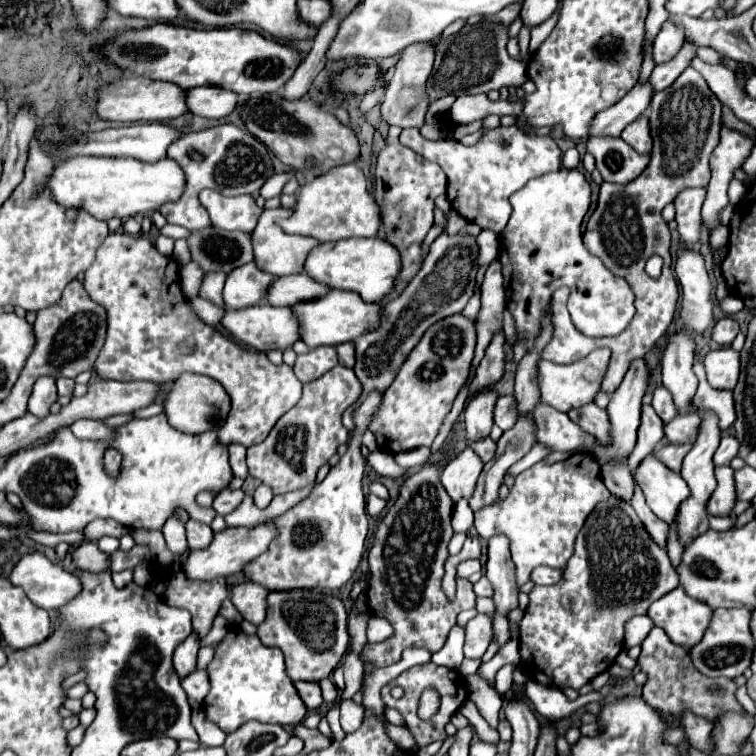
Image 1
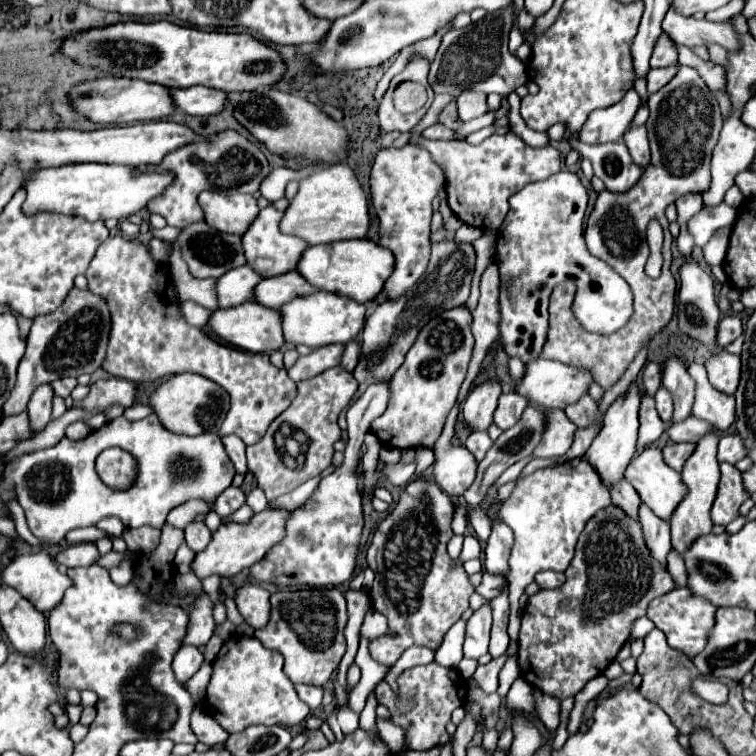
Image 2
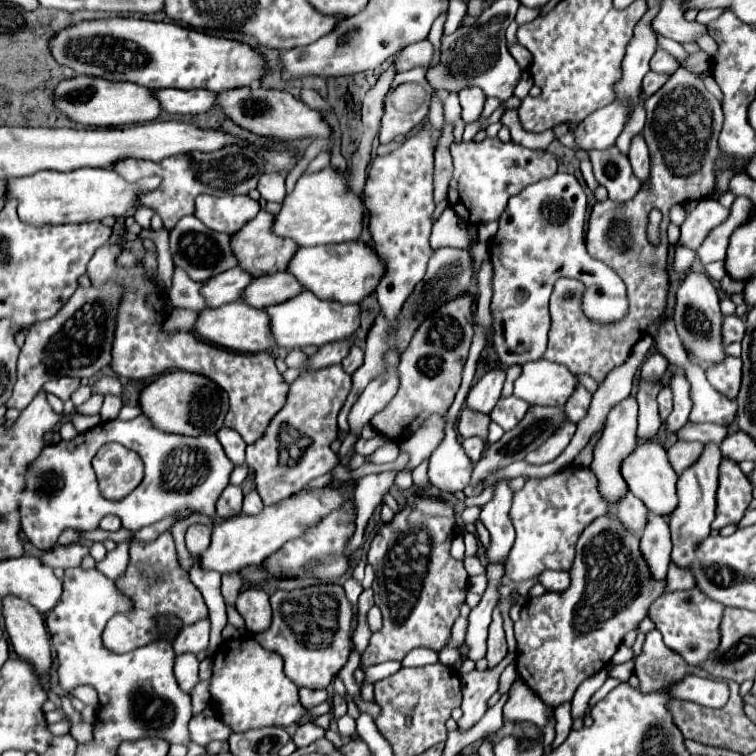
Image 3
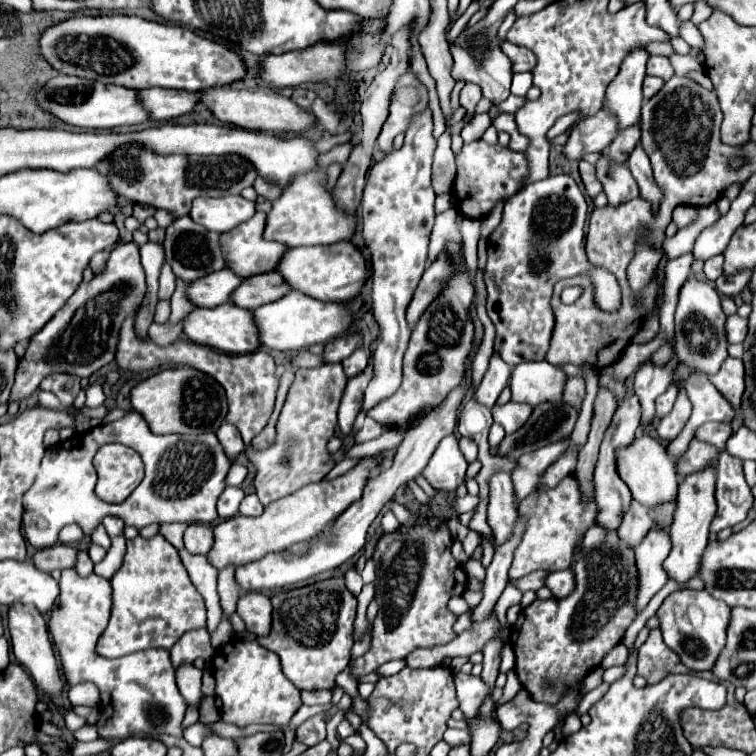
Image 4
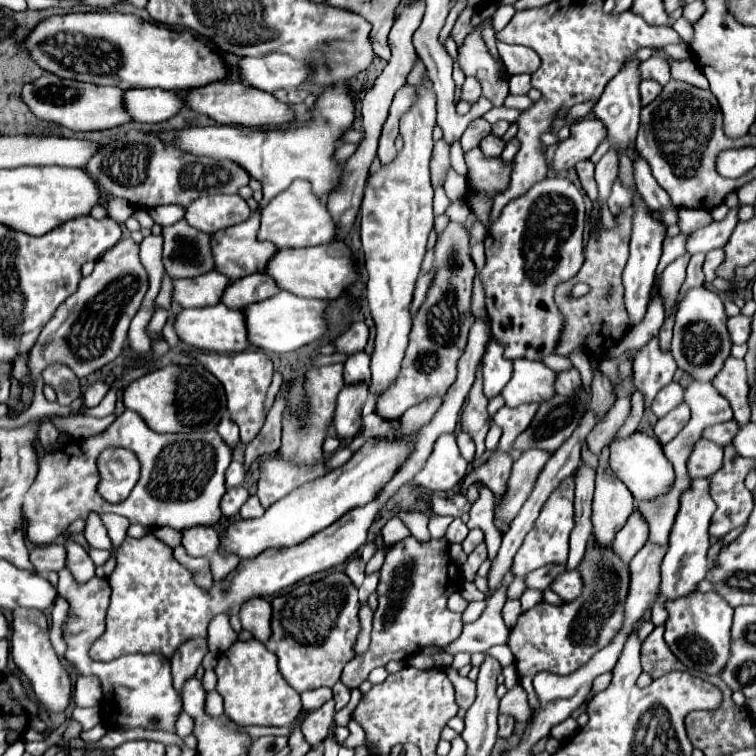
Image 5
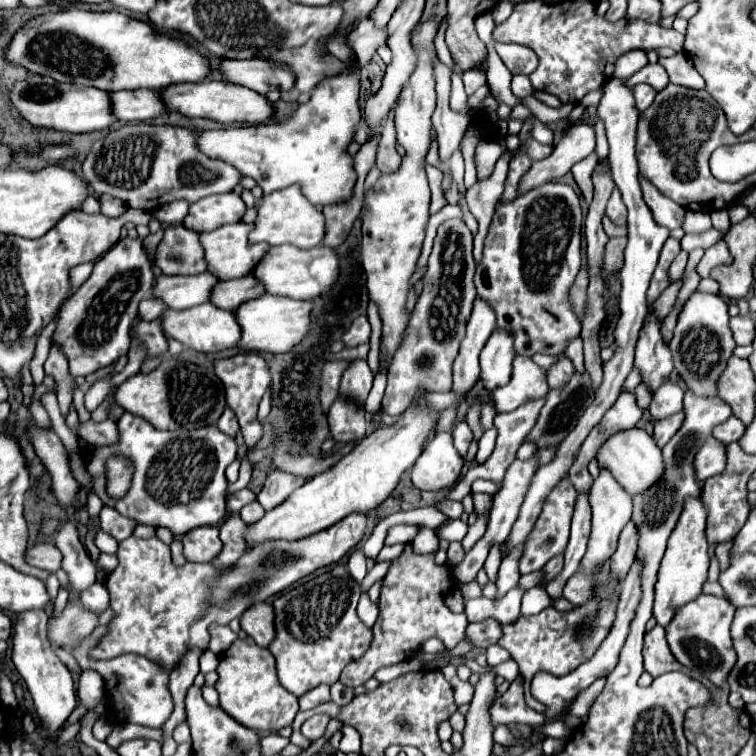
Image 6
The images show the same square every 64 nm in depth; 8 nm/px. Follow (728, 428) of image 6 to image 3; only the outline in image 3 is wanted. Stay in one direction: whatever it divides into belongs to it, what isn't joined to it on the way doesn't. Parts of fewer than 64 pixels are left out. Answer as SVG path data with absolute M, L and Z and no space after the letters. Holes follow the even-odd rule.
M688 422L676 436L682 438L682 440L698 440L702 444L718 444L720 446L720 440L724 440L724 436L728 434L728 428L726 426L720 426L720 424L692 424Z

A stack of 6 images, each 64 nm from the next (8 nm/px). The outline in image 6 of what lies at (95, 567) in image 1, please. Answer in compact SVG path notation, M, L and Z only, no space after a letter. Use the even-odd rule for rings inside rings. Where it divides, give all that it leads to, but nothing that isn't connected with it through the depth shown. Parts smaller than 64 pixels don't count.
M40 542L26 550L26 564L30 566L56 572L60 568L60 562L62 562L62 554L52 542Z

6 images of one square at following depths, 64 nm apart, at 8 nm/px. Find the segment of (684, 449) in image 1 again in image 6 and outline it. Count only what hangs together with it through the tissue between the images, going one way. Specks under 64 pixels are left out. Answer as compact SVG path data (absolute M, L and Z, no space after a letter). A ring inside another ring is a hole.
M708 438L706 444L700 448L700 452L696 454L694 468L698 480L704 482L706 478L724 472L724 464L726 464L726 446L720 444L716 438Z

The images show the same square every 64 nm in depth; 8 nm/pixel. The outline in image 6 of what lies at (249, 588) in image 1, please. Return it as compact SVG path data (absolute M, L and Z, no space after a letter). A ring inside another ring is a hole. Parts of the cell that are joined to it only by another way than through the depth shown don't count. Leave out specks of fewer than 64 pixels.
M260 602L250 606L244 616L240 618L242 630L254 638L254 642L260 648L268 648L272 640L276 638L276 626L274 626L274 608L270 602Z

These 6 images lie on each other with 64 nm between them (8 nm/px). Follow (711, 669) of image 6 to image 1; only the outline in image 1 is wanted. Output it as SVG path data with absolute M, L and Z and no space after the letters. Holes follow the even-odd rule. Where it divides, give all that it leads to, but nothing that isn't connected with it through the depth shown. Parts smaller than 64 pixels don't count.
M680 586L648 608L652 622L660 626L674 644L684 646L686 650L700 644L712 620L712 612L712 608L700 600L690 598Z

